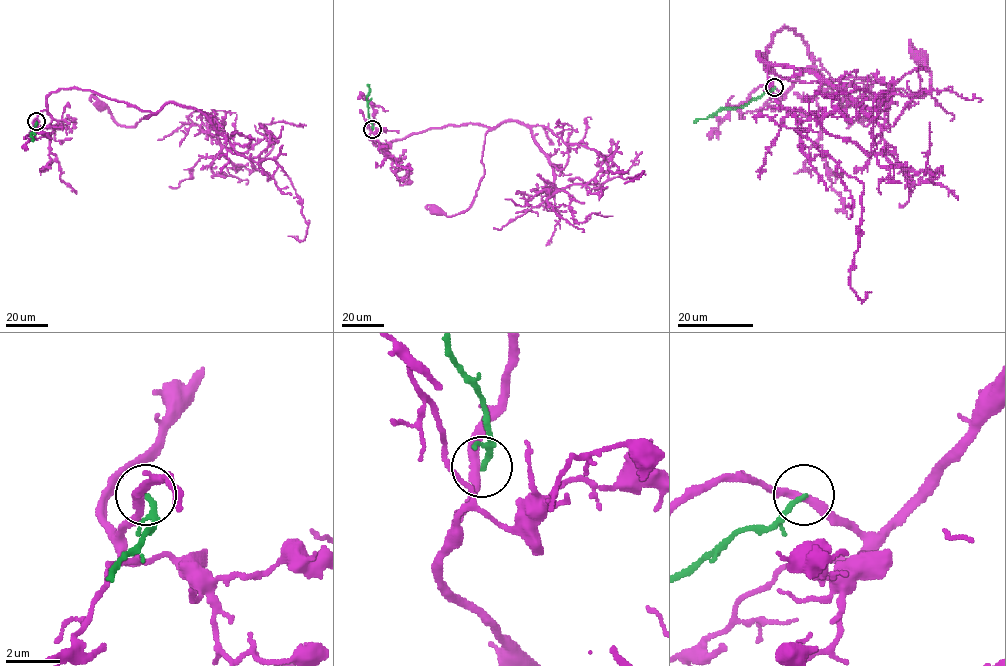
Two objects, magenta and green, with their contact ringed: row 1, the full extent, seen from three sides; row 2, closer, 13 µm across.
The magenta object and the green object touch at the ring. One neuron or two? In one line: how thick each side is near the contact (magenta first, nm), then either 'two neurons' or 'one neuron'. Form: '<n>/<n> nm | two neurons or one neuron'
300/200 nm | two neurons

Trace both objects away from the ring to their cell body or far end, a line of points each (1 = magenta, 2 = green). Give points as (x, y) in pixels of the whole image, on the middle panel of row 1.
1: (372, 129), (369, 138), (383, 150), (433, 128), (490, 129), (474, 201), (450, 217), (436, 210)
2: (372, 129), (368, 113), (368, 84)

